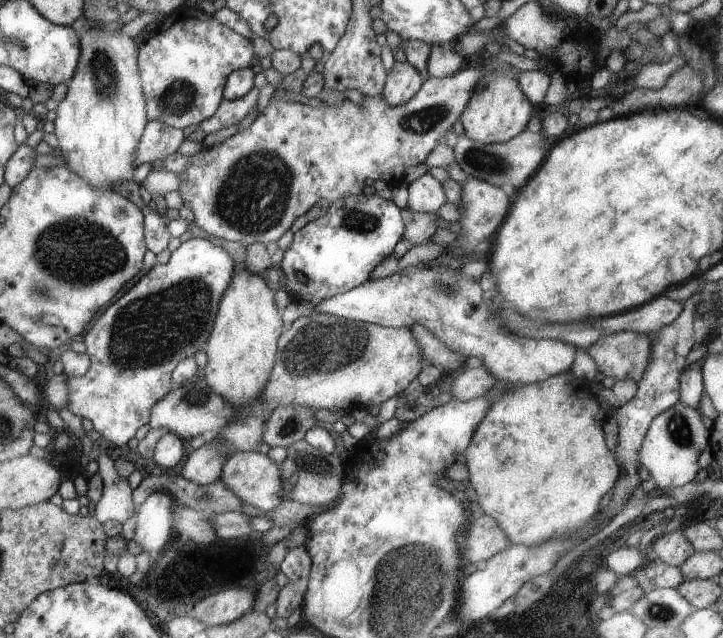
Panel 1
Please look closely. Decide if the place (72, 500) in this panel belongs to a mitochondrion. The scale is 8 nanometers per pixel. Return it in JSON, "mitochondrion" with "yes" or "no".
{"mitochondrion":"no"}

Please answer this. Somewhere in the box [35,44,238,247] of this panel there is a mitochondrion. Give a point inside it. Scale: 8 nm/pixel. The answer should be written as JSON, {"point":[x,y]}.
{"point":[104,73]}

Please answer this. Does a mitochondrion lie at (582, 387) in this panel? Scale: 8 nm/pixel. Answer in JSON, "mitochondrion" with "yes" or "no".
{"mitochondrion":"no"}

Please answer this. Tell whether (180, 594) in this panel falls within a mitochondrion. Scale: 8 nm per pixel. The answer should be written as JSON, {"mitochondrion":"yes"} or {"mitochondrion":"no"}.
{"mitochondrion":"no"}

